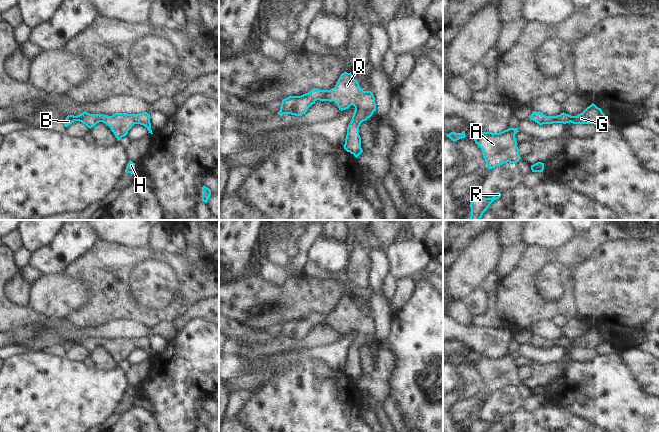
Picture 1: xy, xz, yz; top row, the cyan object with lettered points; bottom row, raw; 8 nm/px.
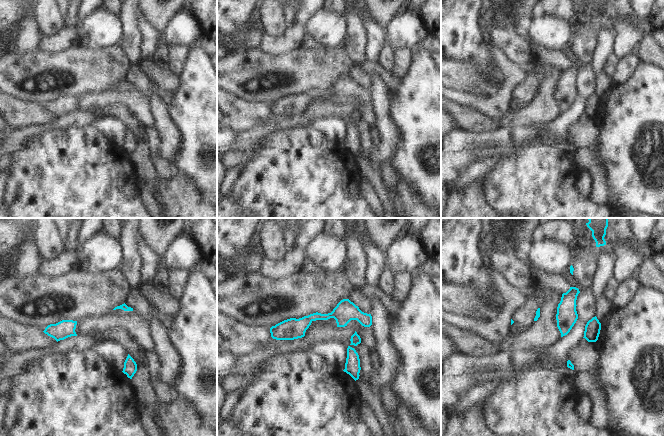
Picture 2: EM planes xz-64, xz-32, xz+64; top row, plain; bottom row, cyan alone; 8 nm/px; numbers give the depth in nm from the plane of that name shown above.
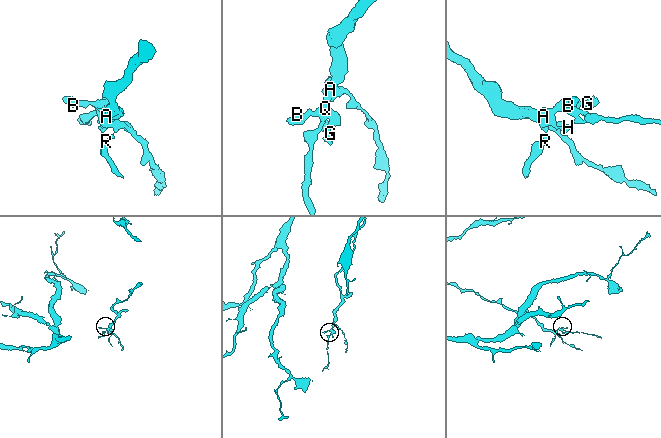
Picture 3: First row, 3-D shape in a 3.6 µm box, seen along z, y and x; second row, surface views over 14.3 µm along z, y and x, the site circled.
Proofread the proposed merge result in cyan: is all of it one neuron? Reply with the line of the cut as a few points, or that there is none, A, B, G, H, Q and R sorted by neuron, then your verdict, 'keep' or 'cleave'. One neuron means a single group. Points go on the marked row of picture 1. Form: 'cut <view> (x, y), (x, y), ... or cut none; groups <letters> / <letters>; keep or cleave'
cut none; groups A B G H Q R; keep

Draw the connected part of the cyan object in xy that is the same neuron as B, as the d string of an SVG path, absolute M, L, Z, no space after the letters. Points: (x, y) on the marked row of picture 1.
M83 112L77 116L68 115L63 124L67 127L74 121L82 122L90 129L97 123L103 122L110 127L118 141L127 135L134 124L145 126L149 133L153 134L151 130L150 114L147 112L139 114L115 113L112 116Z

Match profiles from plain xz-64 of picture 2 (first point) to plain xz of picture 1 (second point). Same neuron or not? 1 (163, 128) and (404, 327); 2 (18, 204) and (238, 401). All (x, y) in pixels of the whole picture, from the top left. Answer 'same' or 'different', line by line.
1: different
2: different

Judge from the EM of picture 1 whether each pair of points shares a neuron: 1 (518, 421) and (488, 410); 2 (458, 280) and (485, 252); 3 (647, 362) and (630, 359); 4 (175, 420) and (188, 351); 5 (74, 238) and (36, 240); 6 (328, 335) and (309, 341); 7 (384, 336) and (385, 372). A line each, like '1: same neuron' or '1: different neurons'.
1: different neurons
2: same neuron
3: same neuron
4: same neuron
5: different neurons
6: same neuron
7: same neuron

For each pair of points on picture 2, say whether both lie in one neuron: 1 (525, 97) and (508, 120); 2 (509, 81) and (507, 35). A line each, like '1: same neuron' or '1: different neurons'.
1: different neurons
2: different neurons

